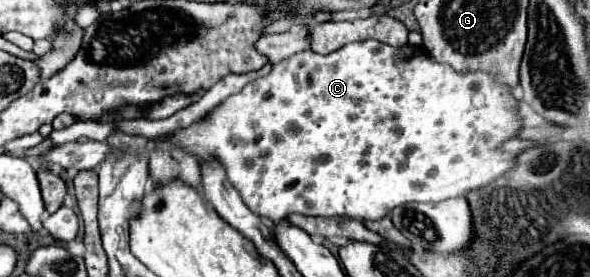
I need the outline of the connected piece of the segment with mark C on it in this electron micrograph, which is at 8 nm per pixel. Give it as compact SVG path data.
M368 39L360 43L348 43L328 55L320 55L314 51L300 51L272 67L272 71L264 77L258 77L242 87L242 91L226 97L220 105L216 105L212 111L208 111L204 117L196 119L190 127L176 129L166 135L166 139L180 151L194 155L200 163L220 163L226 171L228 181L232 187L240 193L244 203L260 215L268 223L278 223L286 219L290 213L300 213L306 217L350 217L358 219L362 223L366 221L380 221L384 217L390 217L392 211L406 203L438 203L446 199L466 197L470 191L488 187L488 183L496 181L498 177L506 175L516 165L516 157L502 151L502 145L514 137L520 135L524 129L520 115L520 101L512 93L510 87L504 87L502 81L498 81L498 75L490 71L456 71L448 63L440 63L428 55L424 47L416 45L402 45L402 47L390 47L386 43Z

